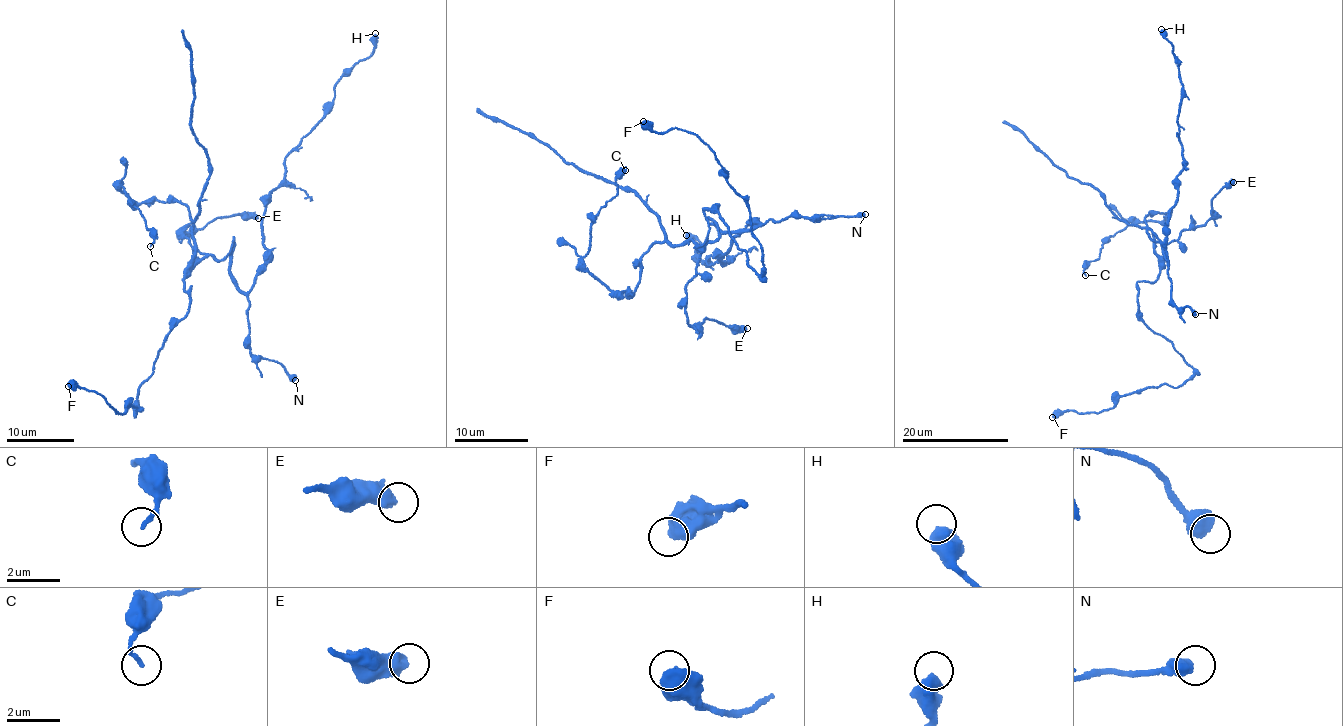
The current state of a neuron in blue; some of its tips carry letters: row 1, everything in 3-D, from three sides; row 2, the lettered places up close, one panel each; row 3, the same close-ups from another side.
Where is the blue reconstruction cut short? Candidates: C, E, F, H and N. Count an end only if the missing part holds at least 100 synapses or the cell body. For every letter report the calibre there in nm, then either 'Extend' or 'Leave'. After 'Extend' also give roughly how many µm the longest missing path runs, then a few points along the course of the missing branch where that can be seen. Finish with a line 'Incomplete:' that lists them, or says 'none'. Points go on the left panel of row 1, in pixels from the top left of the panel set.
C: Thickness 140 nm. Leave
E: Thickness 550 nm. Leave
F: Thickness 650 nm. Leave
H: Thickness 550 nm. Leave
N: Thickness 550 nm. Leave
Incomplete: none

